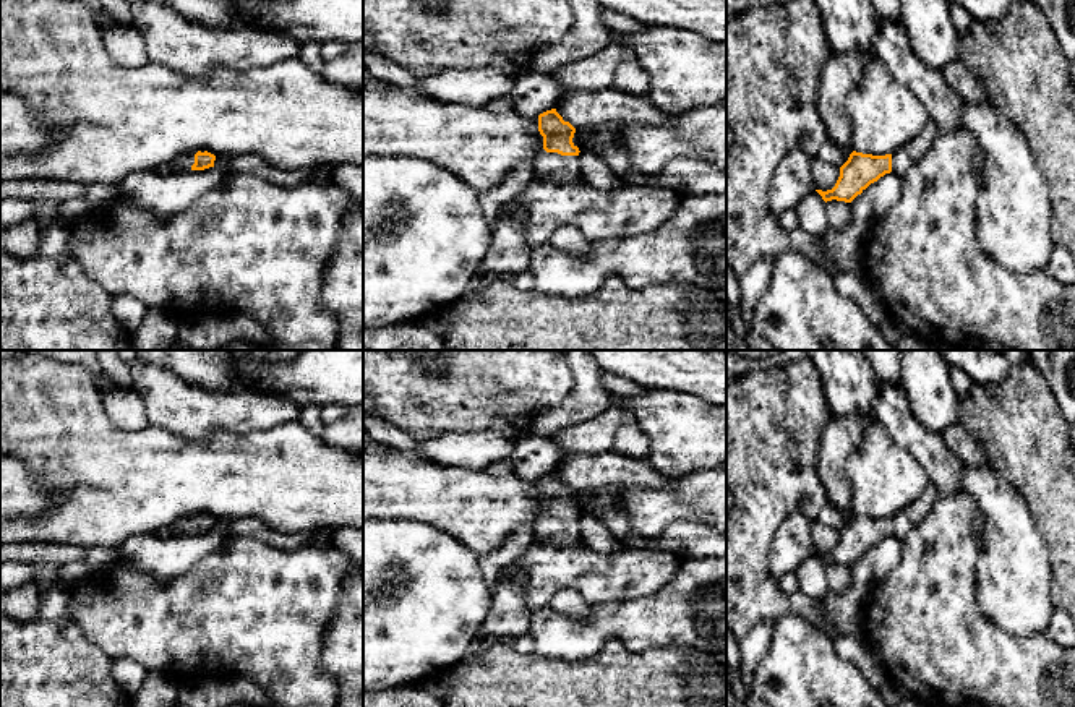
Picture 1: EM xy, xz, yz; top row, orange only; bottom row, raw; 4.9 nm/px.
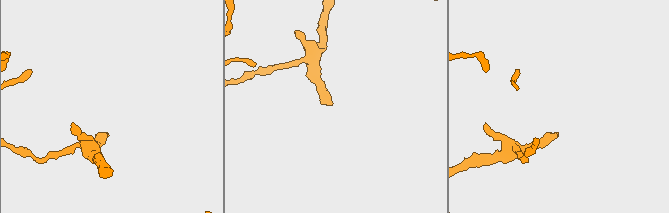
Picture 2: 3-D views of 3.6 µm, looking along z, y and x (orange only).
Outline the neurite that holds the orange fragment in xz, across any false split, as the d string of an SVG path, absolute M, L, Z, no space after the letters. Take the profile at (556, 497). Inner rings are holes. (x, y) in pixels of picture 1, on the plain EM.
M551 472L538 478L538 495L543 499L543 512L533 525L533 542L550 546L580 545L580 514L572 506L576 491Z

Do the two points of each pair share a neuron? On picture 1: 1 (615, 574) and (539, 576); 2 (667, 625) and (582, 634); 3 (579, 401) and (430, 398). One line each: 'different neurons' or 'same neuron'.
1: same neuron
2: same neuron
3: different neurons

